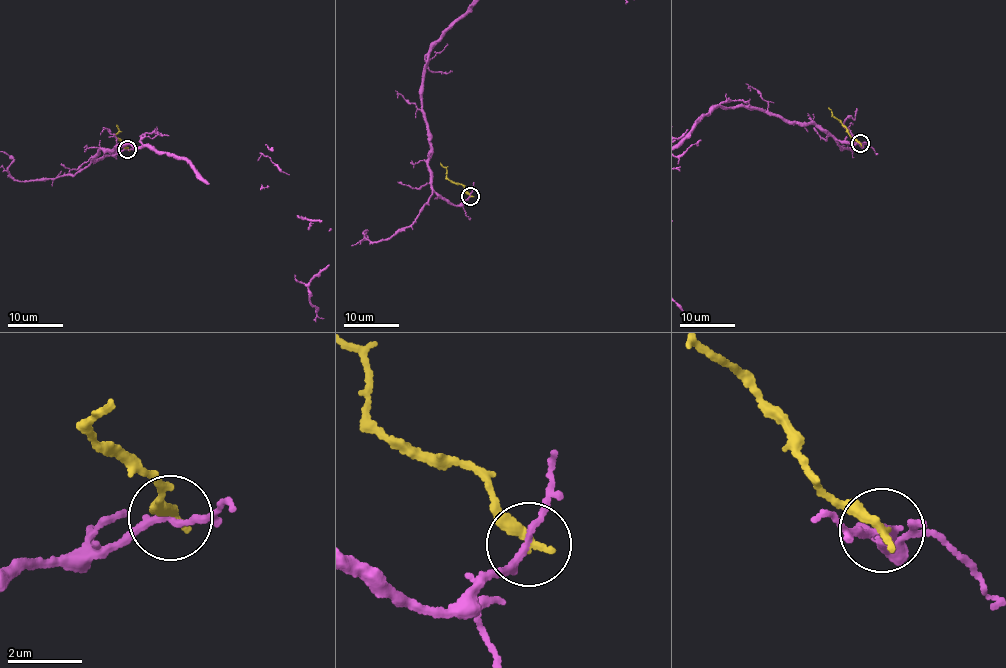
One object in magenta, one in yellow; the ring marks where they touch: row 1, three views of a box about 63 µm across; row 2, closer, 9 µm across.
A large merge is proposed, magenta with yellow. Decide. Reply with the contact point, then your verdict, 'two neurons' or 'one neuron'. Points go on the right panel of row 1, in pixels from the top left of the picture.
place (860, 143); two neurons

